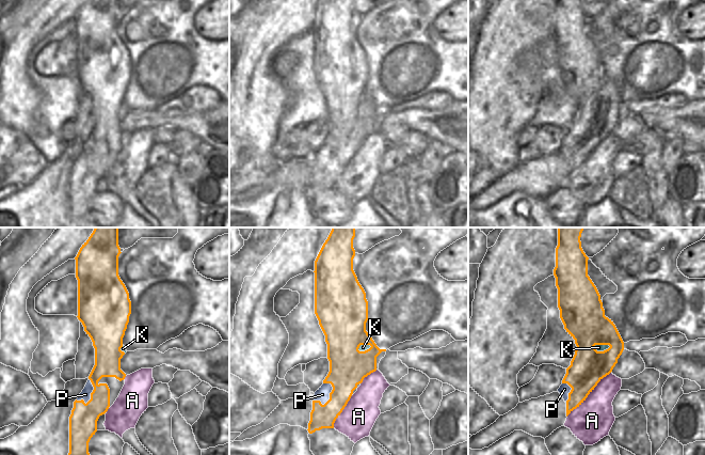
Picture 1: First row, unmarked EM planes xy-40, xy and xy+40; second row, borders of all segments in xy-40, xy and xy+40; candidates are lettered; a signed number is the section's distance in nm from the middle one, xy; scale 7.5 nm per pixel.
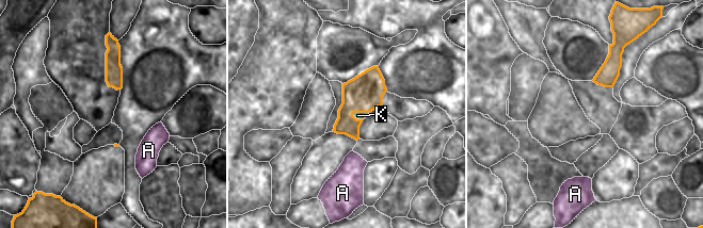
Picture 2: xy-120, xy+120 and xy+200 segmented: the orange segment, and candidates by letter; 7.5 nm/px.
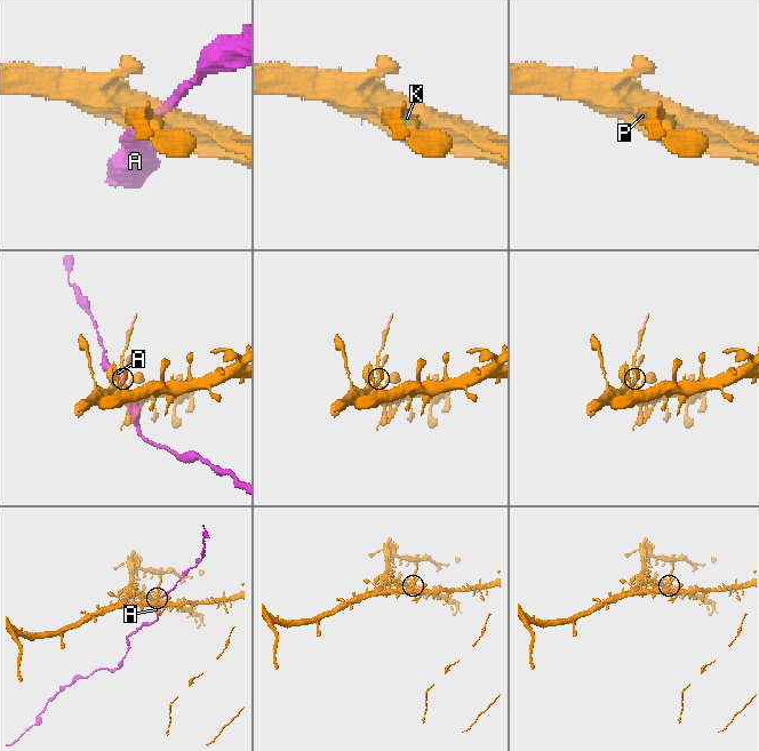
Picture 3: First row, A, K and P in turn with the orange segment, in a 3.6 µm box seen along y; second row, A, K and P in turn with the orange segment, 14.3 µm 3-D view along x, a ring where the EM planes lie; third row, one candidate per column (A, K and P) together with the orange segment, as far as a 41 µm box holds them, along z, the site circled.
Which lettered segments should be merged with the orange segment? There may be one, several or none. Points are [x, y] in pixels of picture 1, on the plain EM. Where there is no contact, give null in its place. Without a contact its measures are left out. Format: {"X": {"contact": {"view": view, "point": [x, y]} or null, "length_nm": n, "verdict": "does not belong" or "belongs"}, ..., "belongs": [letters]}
{"A": {"contact": {"view": "xy+40", "point": [589, 154]}, "length_nm": 480, "verdict": "does not belong"}, "K": {"contact": {"view": "xy+40", "point": [602, 105]}, "length_nm": 140, "verdict": "does not belong"}, "P": {"contact": {"view": "xy", "point": [330, 159]}, "length_nm": 190, "verdict": "does not belong"}, "belongs": []}

